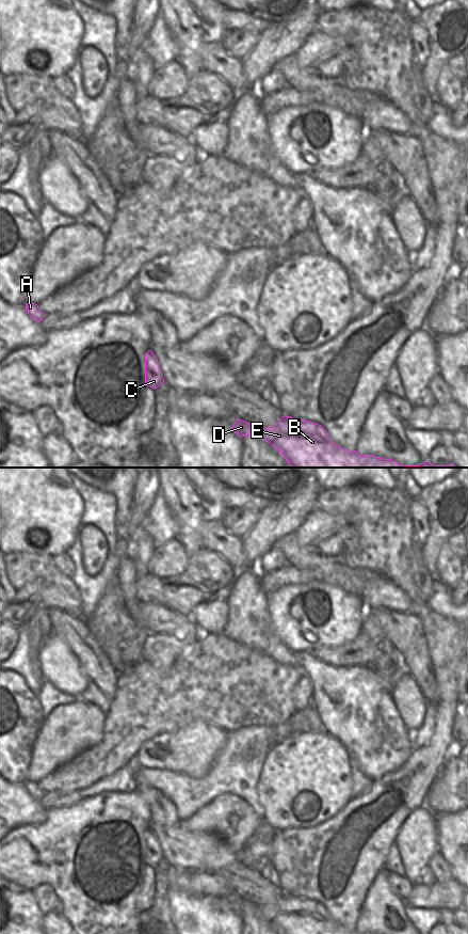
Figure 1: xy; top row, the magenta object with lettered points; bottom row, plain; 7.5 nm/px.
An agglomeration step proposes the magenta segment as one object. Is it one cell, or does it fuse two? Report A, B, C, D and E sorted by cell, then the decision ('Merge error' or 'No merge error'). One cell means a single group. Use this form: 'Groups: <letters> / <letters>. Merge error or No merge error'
Groups: A B C D E. No merge error

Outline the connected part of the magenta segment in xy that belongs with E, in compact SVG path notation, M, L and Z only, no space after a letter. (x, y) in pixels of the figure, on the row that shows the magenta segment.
M286 415L274 427L257 427L237 418L232 430L240 438L242 436L253 436L272 444L292 468L454 468L451 463L434 465L429 461L417 465L402 465L391 459L359 455L356 450L349 452L338 446L321 425Z

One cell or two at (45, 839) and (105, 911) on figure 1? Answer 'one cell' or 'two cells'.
one cell

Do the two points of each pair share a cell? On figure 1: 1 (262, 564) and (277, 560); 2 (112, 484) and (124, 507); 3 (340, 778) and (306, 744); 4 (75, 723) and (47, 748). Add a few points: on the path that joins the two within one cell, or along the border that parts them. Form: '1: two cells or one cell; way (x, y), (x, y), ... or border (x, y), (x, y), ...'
1: one cell; way (265, 564), (274, 560)
2: one cell; way (117, 489), (124, 495), (124, 502)
3: one cell; way (332, 770), (315, 753)
4: one cell; way (68, 730), (54, 744)

